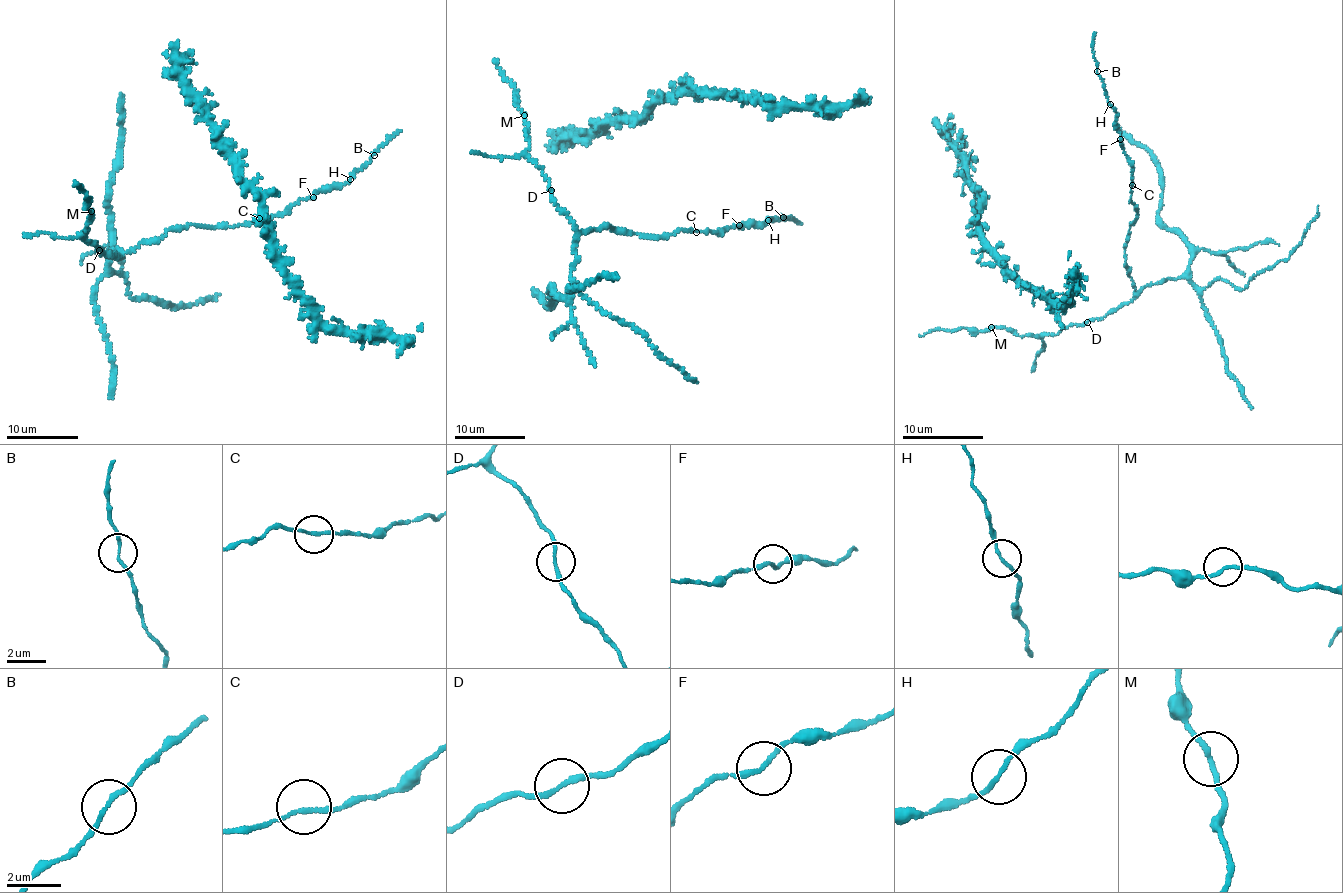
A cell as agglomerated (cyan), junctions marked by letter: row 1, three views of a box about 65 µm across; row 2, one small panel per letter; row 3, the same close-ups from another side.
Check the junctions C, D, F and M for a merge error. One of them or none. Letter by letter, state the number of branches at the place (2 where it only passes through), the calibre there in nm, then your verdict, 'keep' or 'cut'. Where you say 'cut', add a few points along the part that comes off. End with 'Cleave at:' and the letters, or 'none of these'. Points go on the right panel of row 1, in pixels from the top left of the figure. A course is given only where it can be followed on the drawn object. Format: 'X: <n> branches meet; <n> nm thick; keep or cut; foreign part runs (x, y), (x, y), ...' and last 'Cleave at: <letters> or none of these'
C: 2 branches meet; 150 nm thick; keep
D: 2 branches meet; 190 nm thick; keep
F: 2 branches meet; 180 nm thick; keep
M: 2 branches meet; 170 nm thick; keep
Cleave at: none of these

